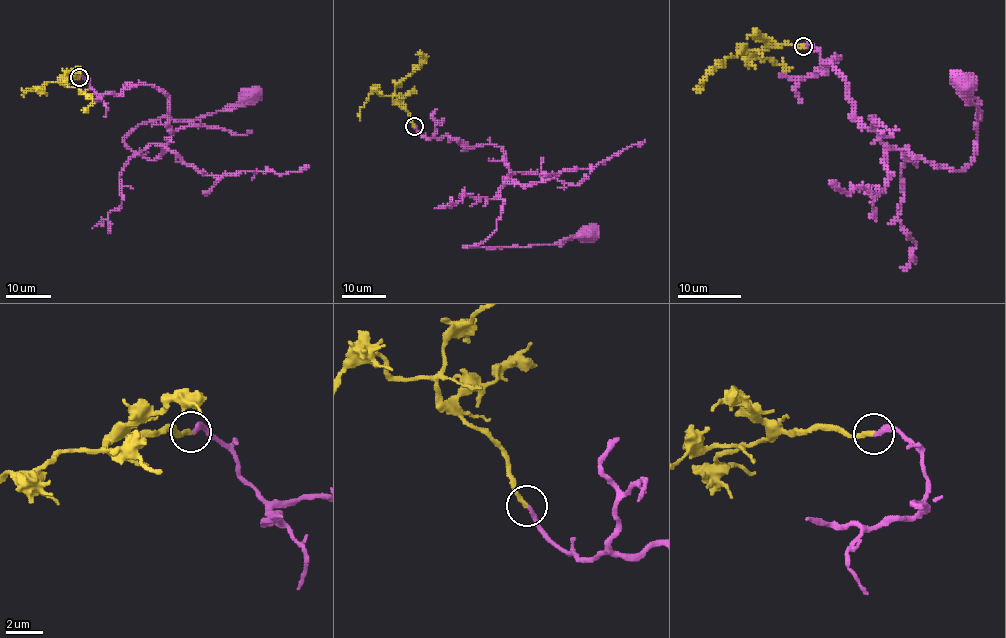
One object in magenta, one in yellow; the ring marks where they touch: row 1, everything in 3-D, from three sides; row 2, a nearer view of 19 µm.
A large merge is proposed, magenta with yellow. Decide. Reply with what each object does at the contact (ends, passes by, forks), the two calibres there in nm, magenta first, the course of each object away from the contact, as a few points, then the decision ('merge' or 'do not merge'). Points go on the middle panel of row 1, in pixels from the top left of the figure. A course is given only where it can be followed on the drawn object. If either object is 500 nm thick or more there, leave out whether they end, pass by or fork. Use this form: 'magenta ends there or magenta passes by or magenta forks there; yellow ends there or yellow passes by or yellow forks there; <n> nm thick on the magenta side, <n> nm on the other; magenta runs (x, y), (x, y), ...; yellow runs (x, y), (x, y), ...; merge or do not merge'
magenta ends there; yellow ends there; 280 nm thick on the magenta side, 280 nm on the other; magenta runs (415, 126), (425, 138), (505, 153), (510, 174), (497, 229), (464, 247), (548, 245), (585, 231); yellow runs (414, 126), (408, 112), (393, 98), (394, 87), (427, 59), (425, 55), (416, 54); merge

